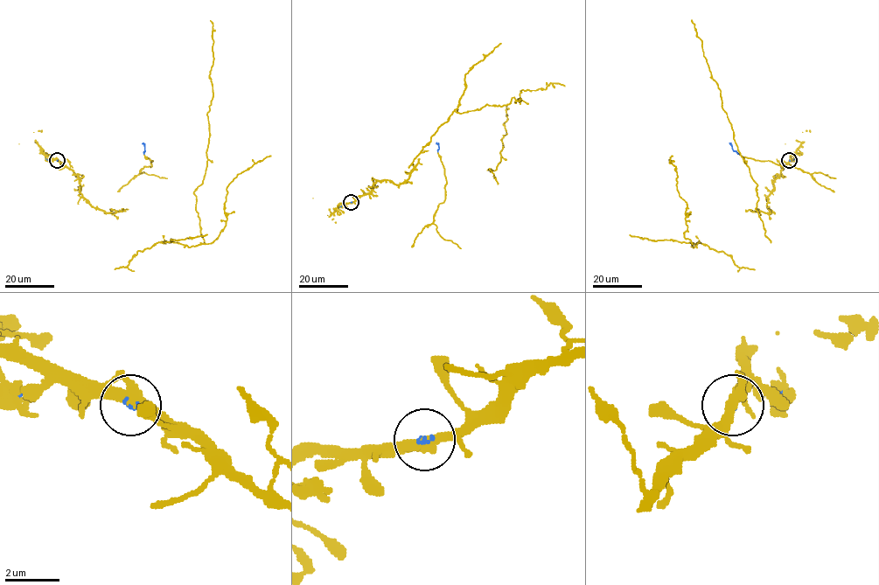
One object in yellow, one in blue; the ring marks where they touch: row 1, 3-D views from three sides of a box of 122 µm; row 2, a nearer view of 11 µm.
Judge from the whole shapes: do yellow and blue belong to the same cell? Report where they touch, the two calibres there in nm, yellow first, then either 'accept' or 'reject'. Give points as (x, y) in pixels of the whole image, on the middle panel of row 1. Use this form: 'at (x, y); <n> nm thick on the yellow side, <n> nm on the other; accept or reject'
at (351, 202); 340 nm thick on the yellow side, 80 nm on the other; accept

